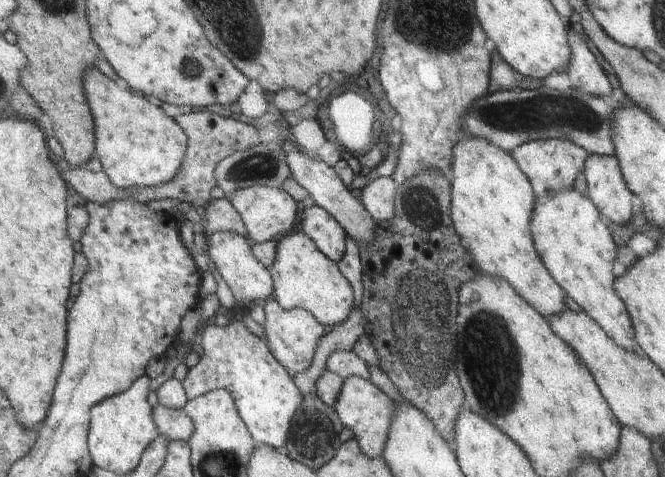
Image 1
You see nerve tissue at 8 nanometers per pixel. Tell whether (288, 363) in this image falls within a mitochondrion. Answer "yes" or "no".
no

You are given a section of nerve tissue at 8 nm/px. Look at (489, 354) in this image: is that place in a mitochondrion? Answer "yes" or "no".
yes

